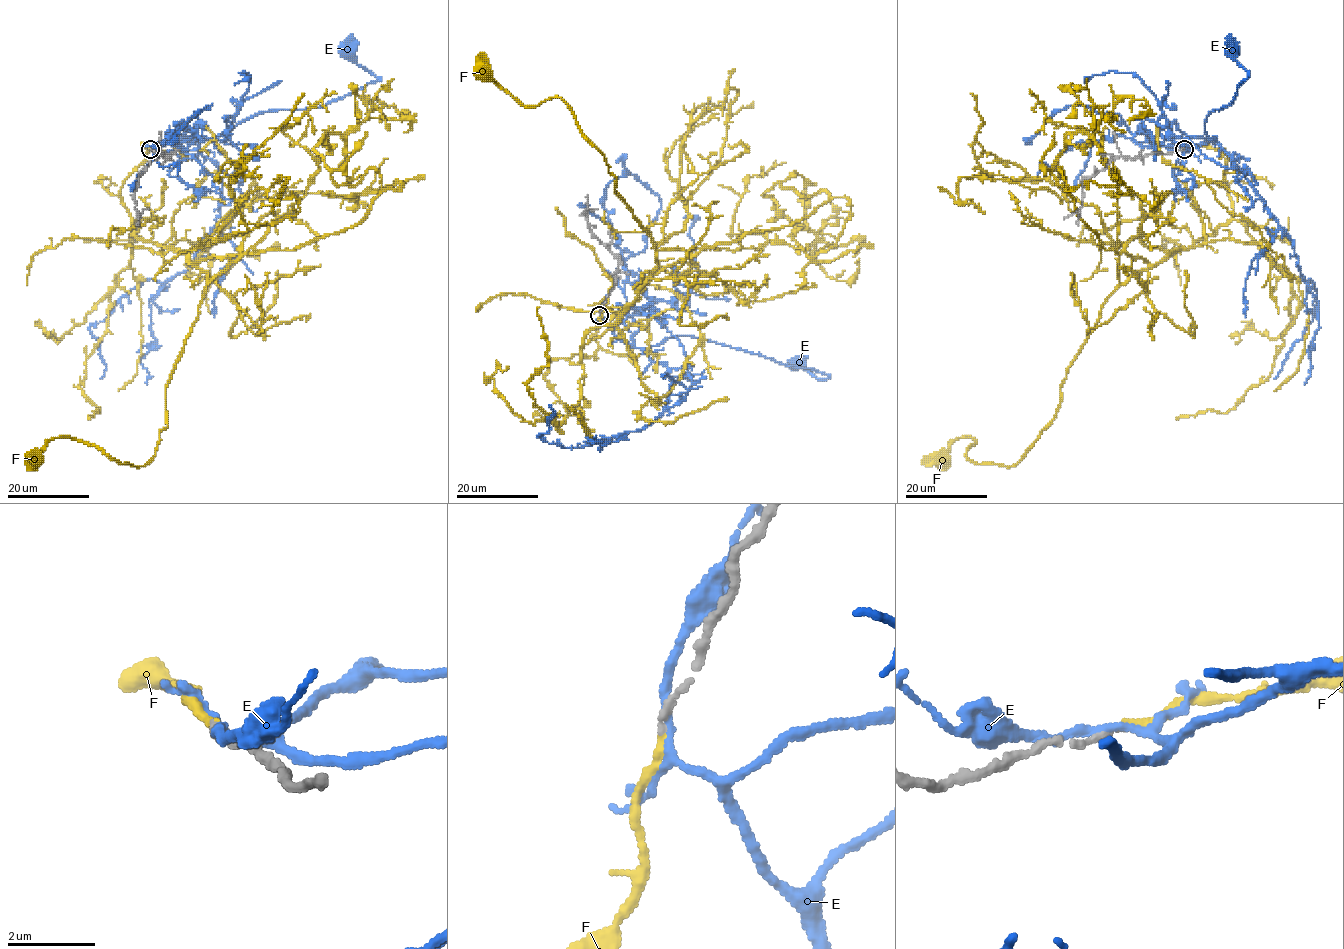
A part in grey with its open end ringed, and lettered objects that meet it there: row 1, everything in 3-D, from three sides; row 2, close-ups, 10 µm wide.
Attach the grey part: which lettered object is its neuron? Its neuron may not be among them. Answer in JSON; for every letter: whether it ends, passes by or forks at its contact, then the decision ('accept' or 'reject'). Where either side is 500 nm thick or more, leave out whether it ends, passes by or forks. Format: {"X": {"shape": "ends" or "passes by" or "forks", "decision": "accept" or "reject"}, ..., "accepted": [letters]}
{"E": {"shape": "forks", "decision": "reject"}, "F": {"shape": "ends", "decision": "accept"}, "accepted": ["F"]}

